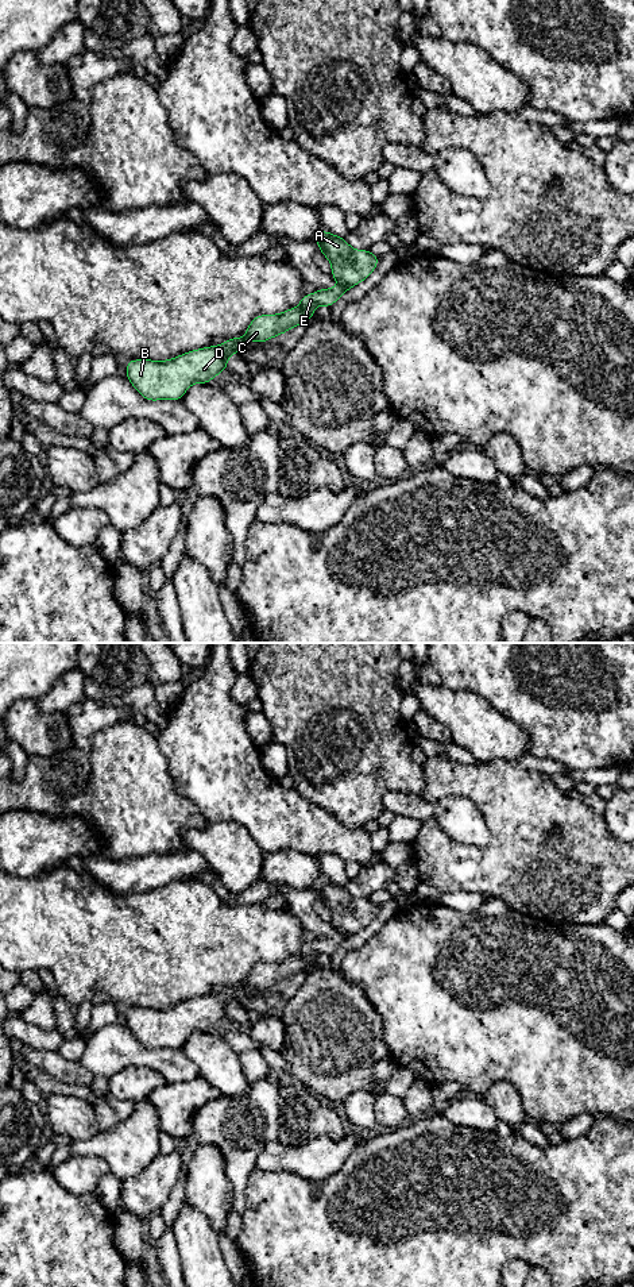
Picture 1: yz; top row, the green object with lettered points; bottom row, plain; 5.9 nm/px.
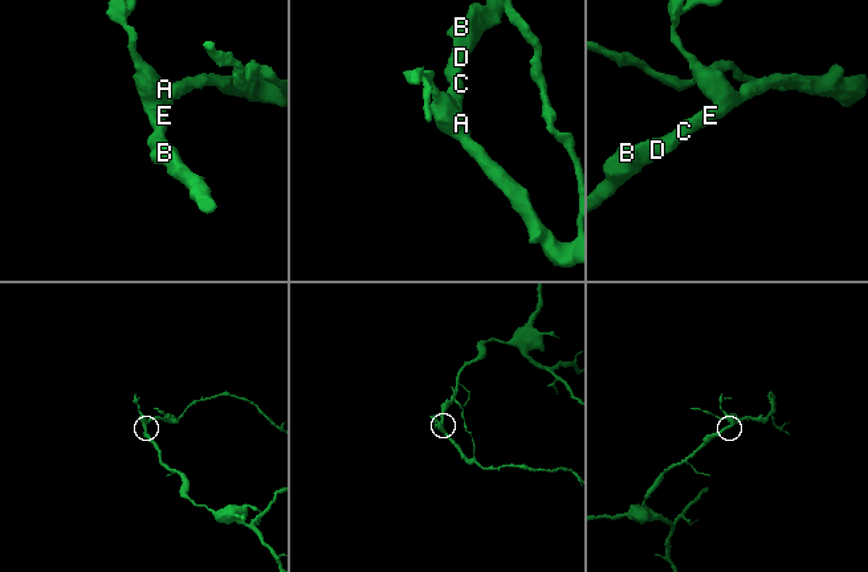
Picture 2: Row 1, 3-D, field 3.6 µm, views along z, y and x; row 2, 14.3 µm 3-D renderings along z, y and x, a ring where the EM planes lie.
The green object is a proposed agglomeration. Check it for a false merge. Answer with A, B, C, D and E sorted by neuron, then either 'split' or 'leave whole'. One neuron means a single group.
A B C D E; leave whole

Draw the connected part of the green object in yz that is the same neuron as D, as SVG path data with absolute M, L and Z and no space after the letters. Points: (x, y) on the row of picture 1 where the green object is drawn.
M320 230L313 240L320 244L318 253L330 261L330 275L341 285L330 289L317 289L313 294L304 294L297 308L286 309L277 315L256 315L241 338L225 339L221 346L208 346L181 354L169 361L152 359L131 359L125 363L127 379L147 401L174 400L181 401L192 384L210 384L220 373L227 370L228 357L239 355L246 340L264 343L274 336L283 335L289 330L313 320L313 312L317 305L330 308L347 290L367 280L376 269L380 255L372 254L370 250L355 250L348 242L329 231Z

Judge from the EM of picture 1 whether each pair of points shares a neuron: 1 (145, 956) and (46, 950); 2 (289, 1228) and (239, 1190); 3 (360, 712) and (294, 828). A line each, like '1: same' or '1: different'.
1: same
2: different
3: different

